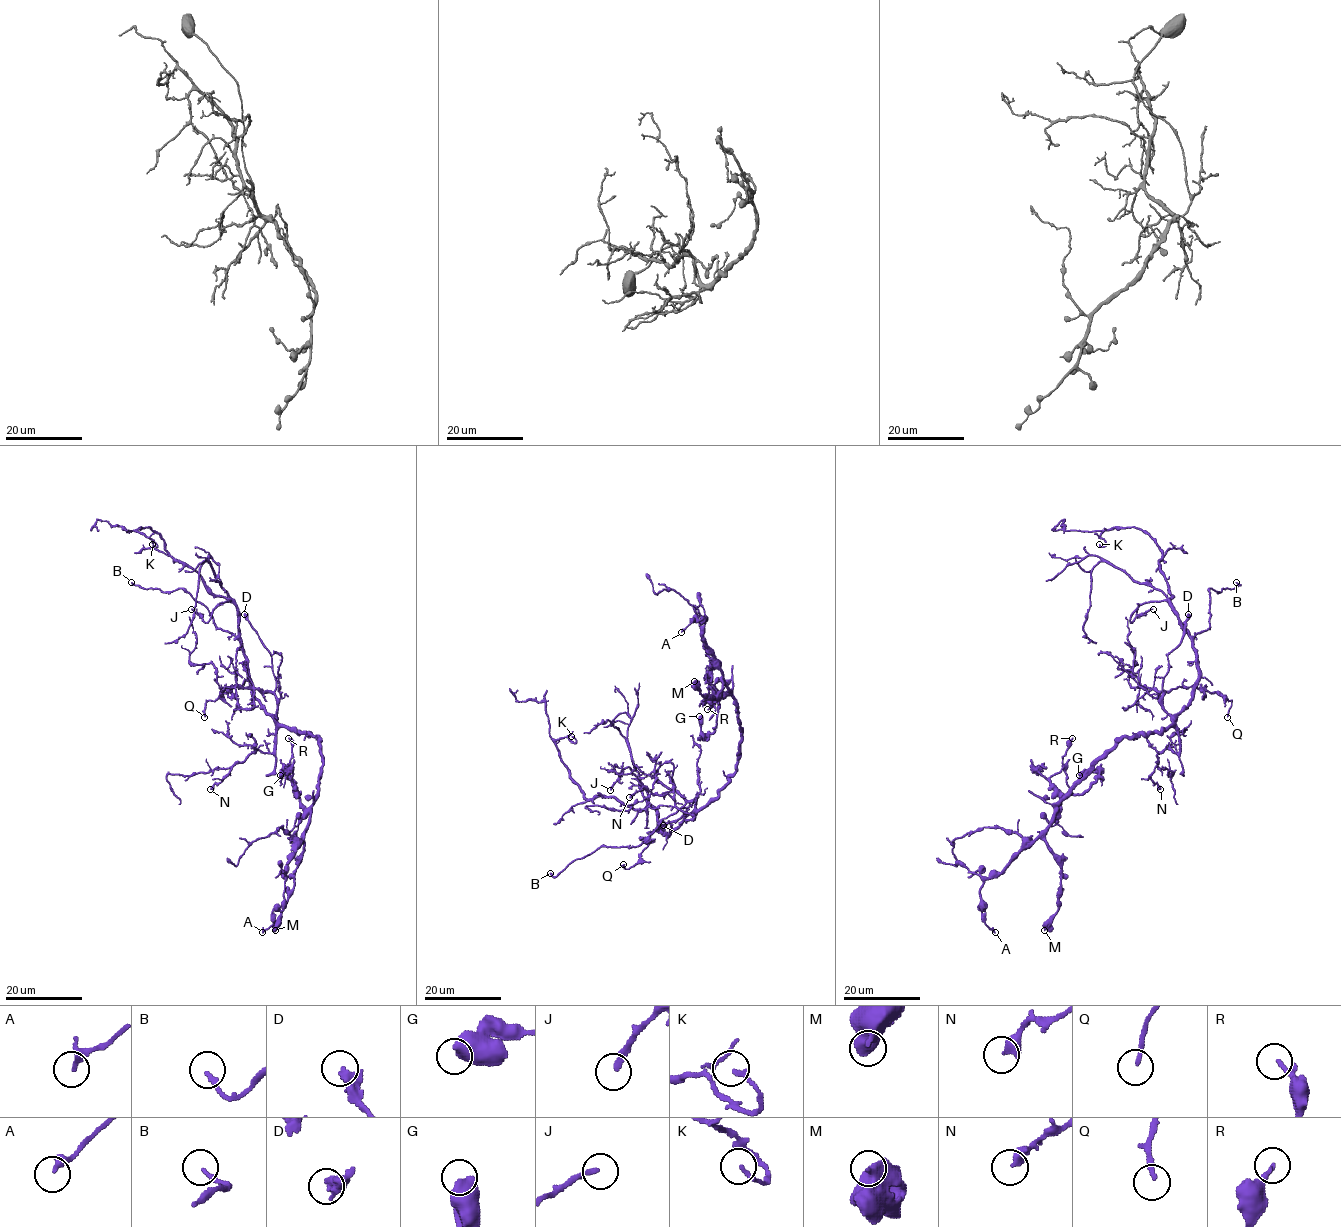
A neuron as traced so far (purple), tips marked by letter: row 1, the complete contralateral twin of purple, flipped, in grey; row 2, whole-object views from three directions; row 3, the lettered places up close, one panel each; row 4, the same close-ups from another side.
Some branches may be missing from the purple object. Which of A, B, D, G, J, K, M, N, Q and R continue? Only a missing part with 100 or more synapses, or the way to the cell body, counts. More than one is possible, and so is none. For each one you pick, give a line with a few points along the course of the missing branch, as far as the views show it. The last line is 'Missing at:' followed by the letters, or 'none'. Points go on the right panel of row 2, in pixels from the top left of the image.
D: missing branch runs (1188, 614), (1186, 587), (1213, 555), (1220, 535), (1221, 516)
Missing at: D

